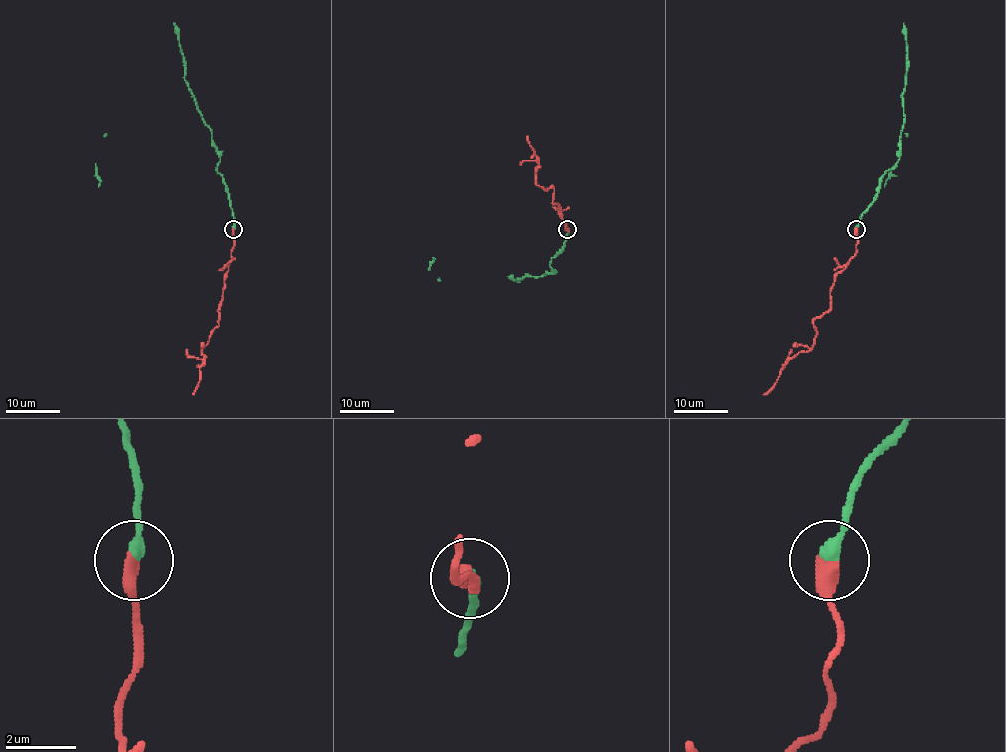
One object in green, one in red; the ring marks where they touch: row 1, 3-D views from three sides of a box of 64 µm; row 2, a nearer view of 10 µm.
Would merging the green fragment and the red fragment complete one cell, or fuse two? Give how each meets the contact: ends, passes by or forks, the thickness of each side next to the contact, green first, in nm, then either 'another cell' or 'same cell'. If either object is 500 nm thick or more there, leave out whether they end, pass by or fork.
green ends | red ends | 320/460 nm | another cell

